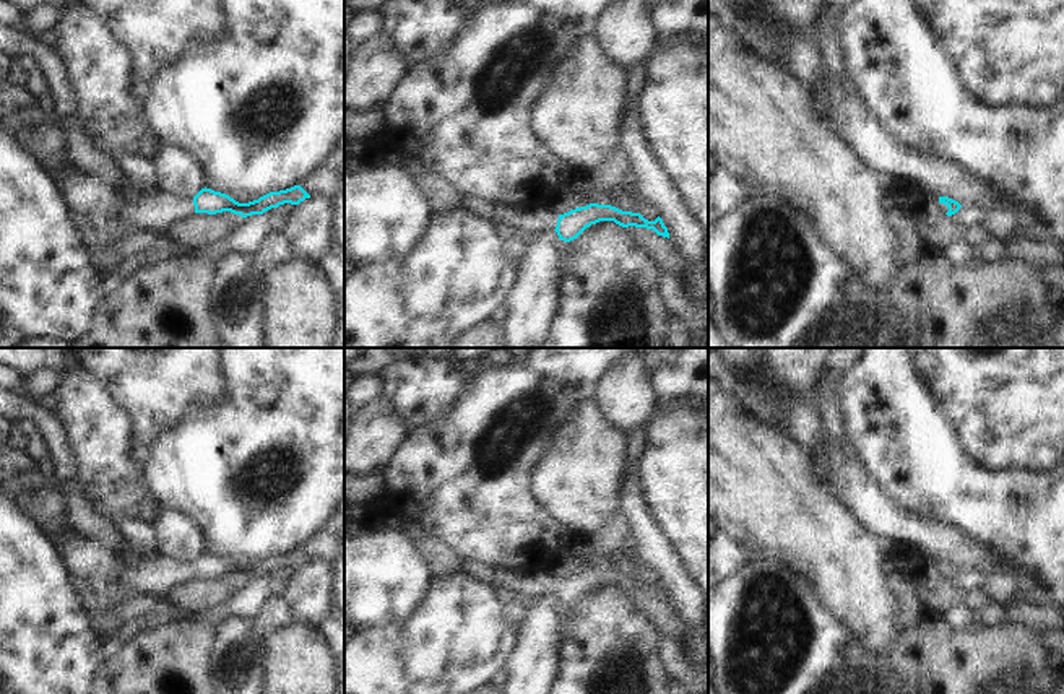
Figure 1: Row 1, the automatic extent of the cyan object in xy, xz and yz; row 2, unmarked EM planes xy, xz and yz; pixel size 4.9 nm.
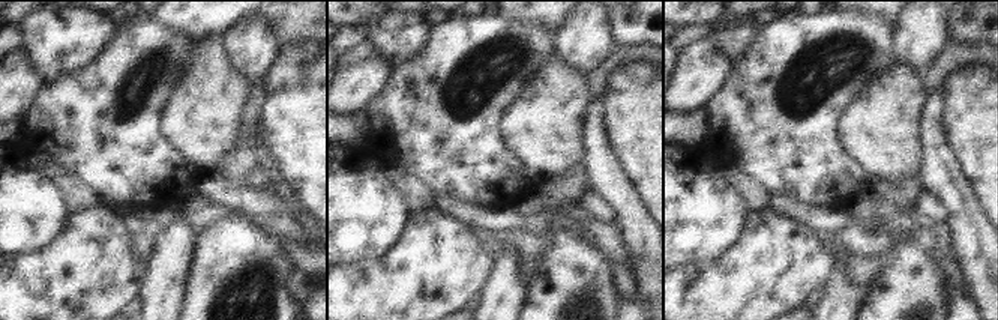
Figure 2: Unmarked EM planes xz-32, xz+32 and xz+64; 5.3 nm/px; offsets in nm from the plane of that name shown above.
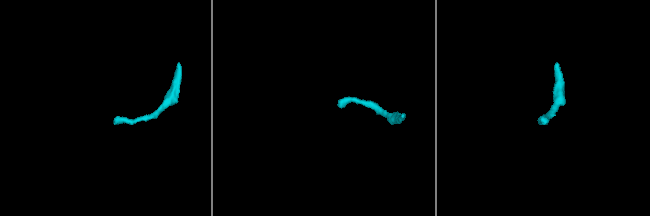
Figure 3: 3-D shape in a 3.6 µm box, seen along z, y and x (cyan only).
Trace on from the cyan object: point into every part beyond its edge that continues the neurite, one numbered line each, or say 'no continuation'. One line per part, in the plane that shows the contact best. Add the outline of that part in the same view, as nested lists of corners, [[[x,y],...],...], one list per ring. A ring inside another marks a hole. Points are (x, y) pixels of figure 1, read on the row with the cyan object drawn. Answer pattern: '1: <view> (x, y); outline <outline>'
1: xy (158, 210); outline [[[161,190],[143,192],[138,202],[122,200],[117,210],[117,226],[125,234],[133,231],[162,234],[169,226],[193,213],[193,198],[180,198]]]

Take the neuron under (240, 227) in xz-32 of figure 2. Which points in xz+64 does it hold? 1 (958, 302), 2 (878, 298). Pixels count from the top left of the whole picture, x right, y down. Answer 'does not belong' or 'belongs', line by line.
1: does not belong
2: belongs

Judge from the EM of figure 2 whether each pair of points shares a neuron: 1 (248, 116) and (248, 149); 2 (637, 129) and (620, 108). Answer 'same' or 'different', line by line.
1: same
2: same

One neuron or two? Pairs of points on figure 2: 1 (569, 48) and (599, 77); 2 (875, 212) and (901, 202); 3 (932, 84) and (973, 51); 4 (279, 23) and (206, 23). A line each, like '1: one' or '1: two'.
1: two
2: one
3: one
4: one

